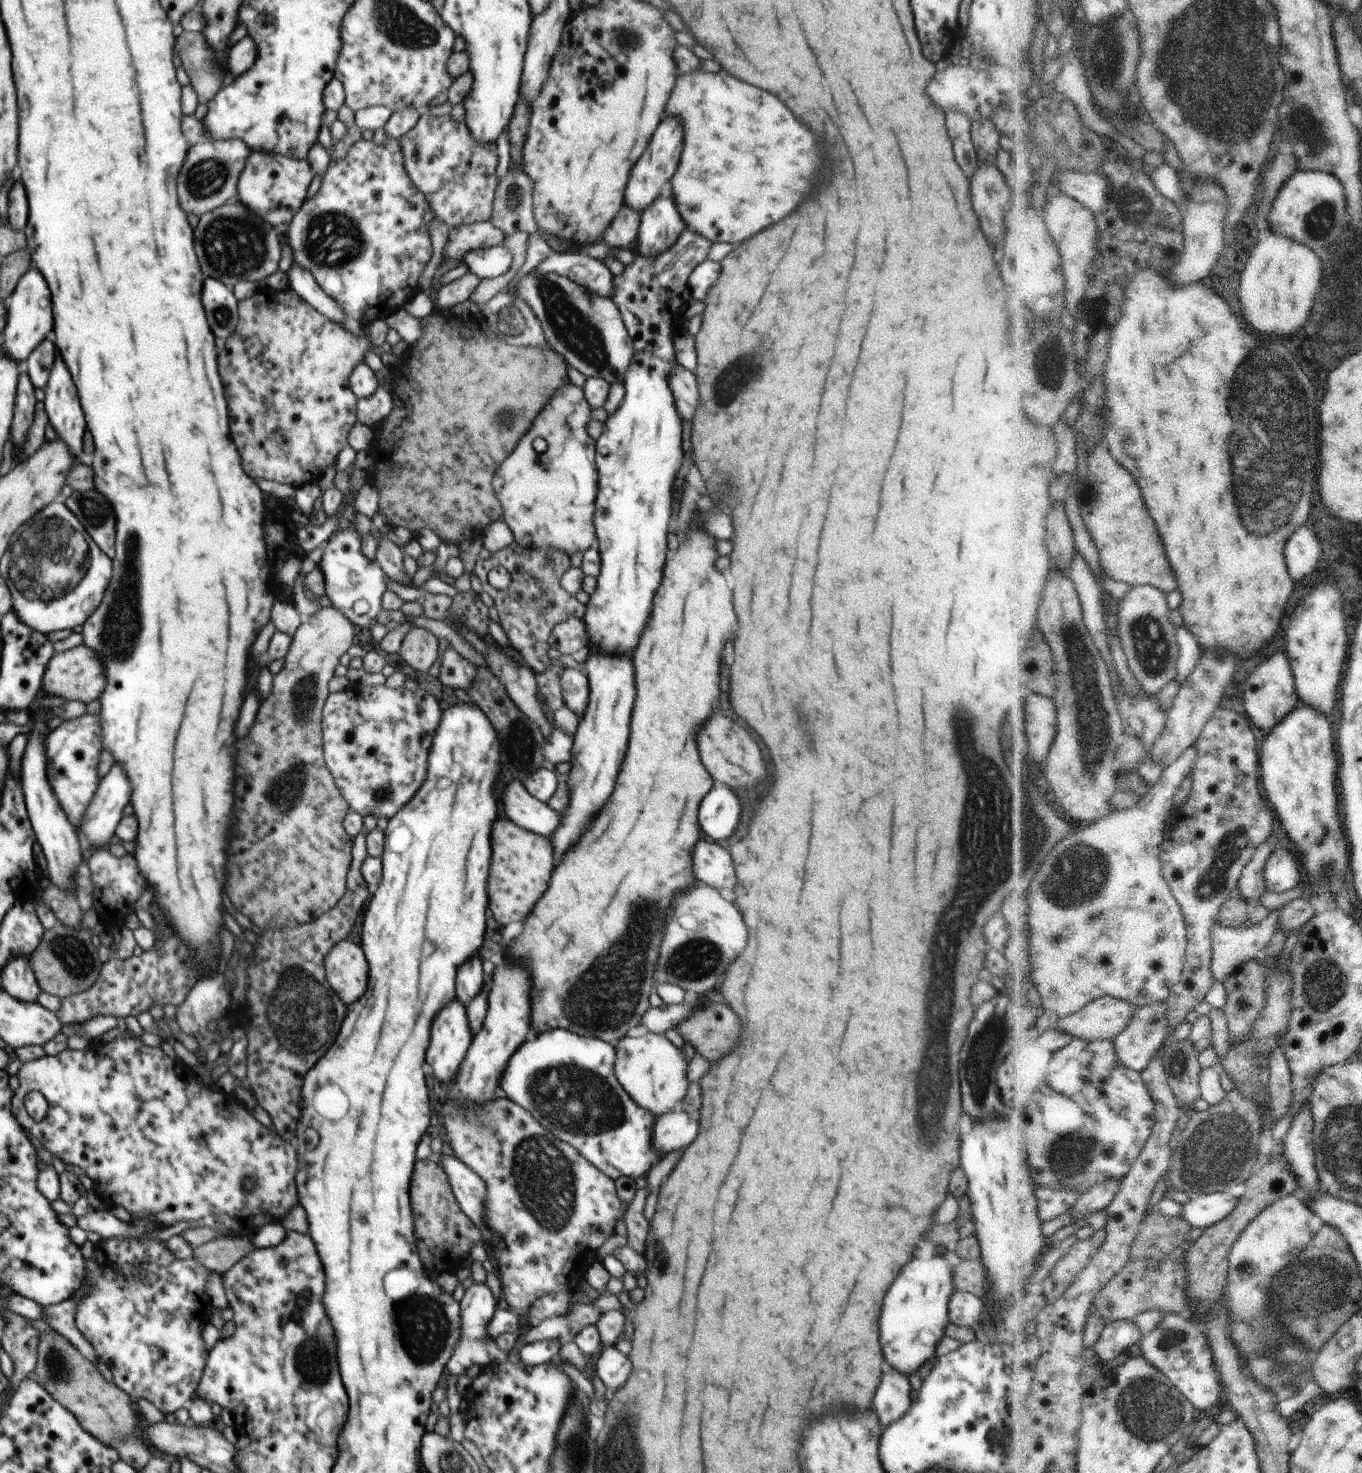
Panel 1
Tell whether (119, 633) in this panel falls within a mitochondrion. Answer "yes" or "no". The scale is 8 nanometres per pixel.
yes

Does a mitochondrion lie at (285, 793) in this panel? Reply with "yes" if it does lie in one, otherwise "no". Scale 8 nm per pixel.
yes

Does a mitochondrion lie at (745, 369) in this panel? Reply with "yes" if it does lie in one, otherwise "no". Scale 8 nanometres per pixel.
yes

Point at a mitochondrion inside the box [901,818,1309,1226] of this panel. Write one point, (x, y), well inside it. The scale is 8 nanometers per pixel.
(1218, 1149)

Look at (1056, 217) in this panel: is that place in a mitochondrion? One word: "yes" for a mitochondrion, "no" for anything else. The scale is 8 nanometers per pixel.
no

